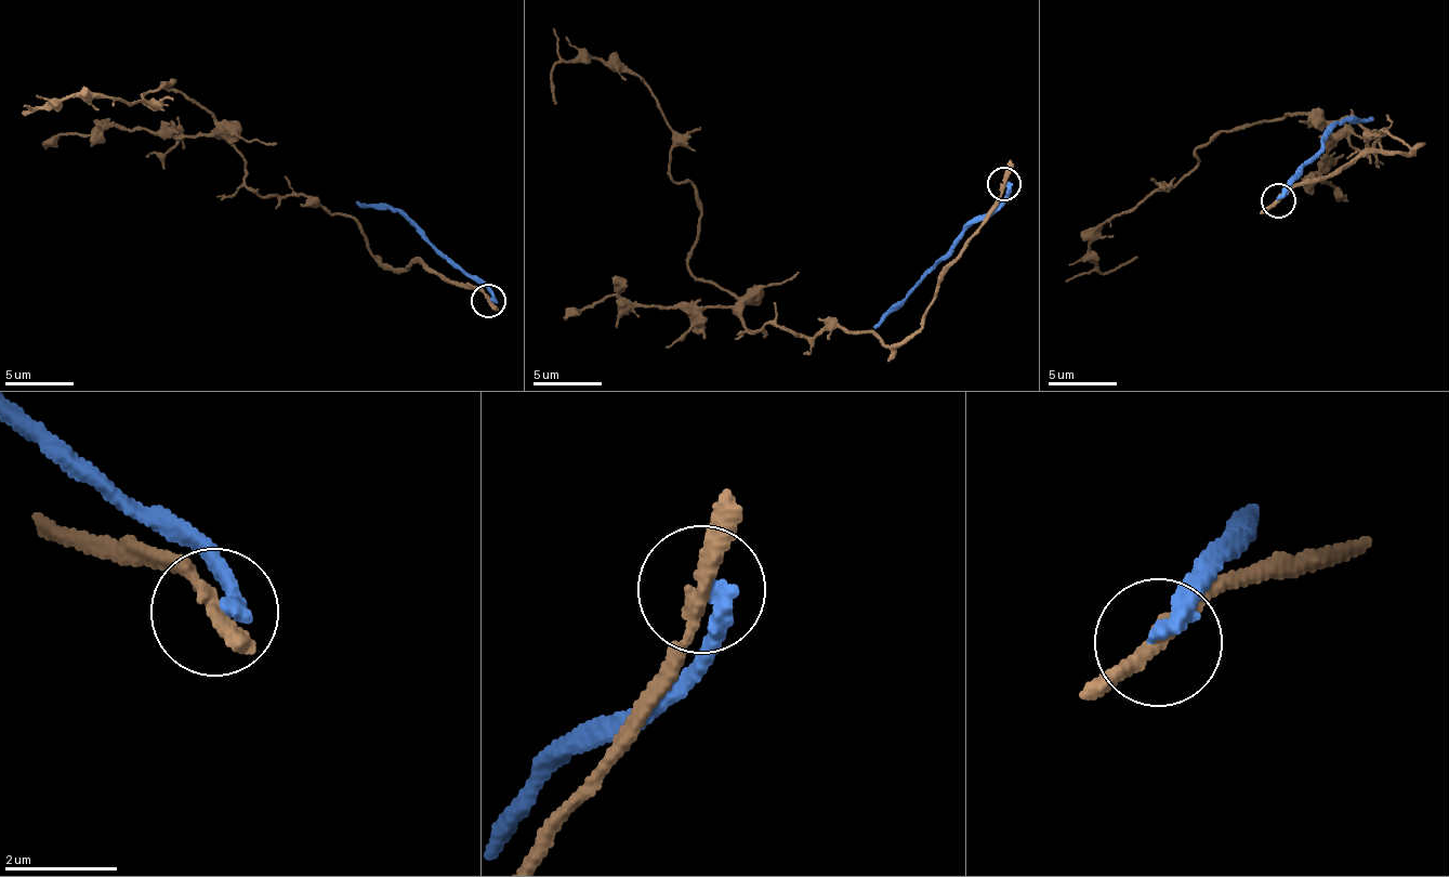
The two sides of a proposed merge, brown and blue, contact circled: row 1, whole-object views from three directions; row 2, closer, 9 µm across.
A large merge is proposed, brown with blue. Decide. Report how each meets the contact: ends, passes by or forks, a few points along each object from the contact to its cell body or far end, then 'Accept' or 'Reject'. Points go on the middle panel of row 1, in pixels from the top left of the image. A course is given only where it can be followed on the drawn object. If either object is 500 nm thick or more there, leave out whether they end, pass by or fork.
At the ring brown passes by. At the ring blue ends. Course of brown: (1004, 184), (898, 343), (764, 337), (689, 270), (699, 199), (651, 90), (579, 59), (554, 67), (555, 105). Course of blue: (1004, 181), (1005, 197), (972, 221), (952, 250), (926, 269), (903, 300), (872, 329). Reject

